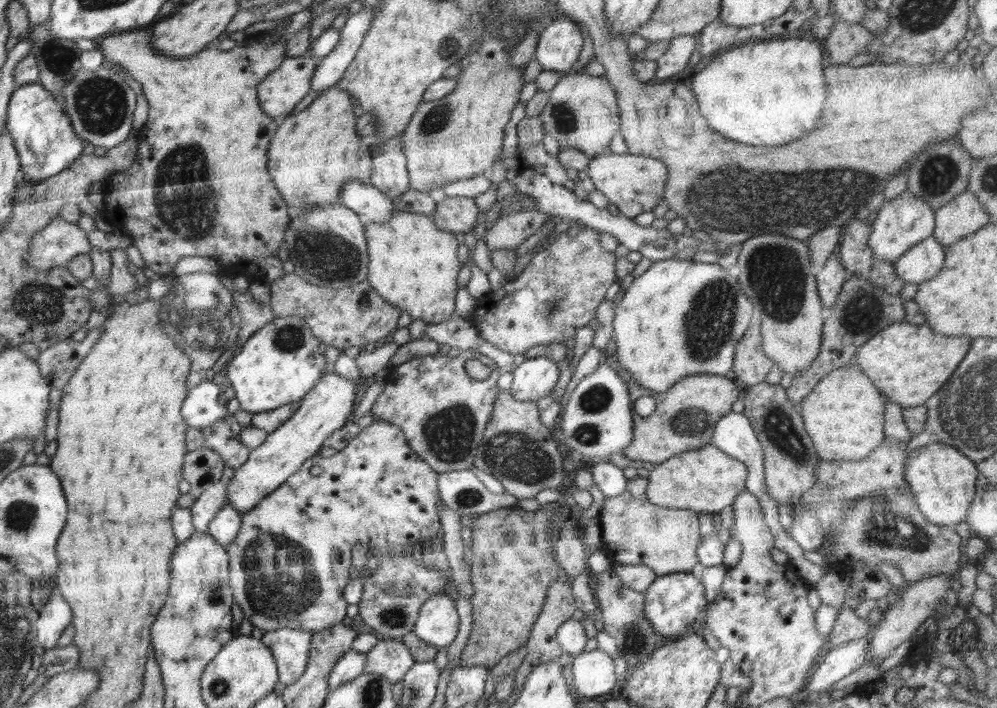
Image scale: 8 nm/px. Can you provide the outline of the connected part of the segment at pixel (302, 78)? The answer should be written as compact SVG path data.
M309 52L299 57L287 57L257 86L260 108L280 123L310 90L310 81L319 60Z

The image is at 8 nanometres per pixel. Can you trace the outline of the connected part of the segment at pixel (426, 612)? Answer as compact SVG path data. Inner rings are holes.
M436 593L419 610L413 633L436 648L452 644L459 631L459 614L447 593Z

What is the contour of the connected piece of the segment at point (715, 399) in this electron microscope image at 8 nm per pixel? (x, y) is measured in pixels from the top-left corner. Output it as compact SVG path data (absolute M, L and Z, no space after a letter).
M607 299L598 305L593 322L594 339L592 339L592 344L607 357L610 367L618 373L618 376L622 377L622 381L626 382L631 402L649 395L656 399L656 410L649 416L641 417L638 413L633 413L633 437L631 443L624 447L622 453L632 461L642 461L647 466L653 467L674 456L682 455L708 444L718 419L728 414L732 410L732 405L743 397L743 387L736 381L728 380L725 375L699 374L687 376L674 384L668 392L650 392L648 388L642 388L640 384L632 380L628 371L618 366L613 355L605 352L606 345L612 340L612 322L616 307L617 304L613 300Z

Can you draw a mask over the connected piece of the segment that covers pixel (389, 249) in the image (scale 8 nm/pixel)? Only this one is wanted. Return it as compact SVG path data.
M395 210L386 222L366 222L365 237L369 254L367 281L386 302L401 311L406 310L411 320L424 320L427 325L439 324L455 315L456 280L461 269L461 262L456 256L459 242L455 233L436 228L428 215Z

